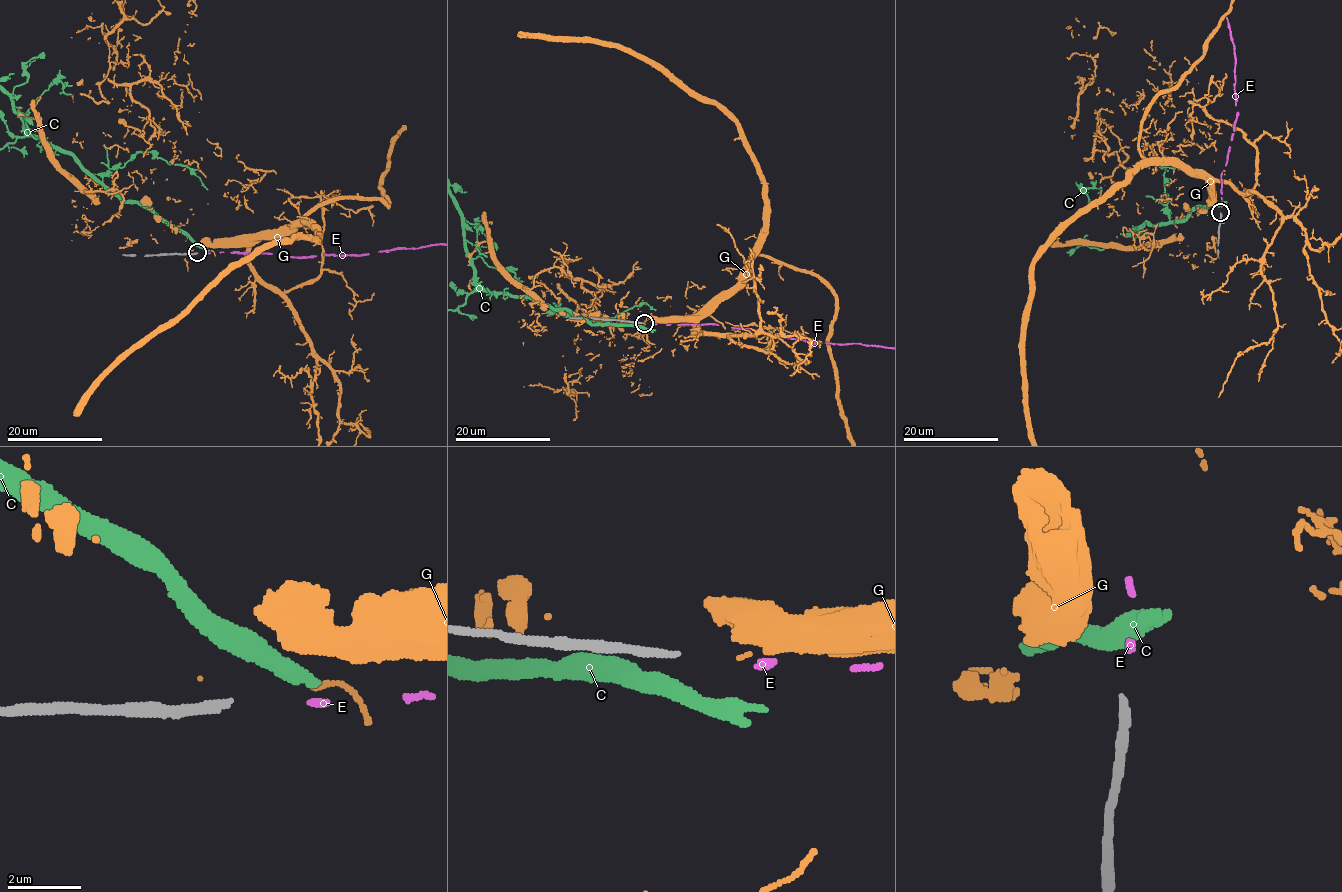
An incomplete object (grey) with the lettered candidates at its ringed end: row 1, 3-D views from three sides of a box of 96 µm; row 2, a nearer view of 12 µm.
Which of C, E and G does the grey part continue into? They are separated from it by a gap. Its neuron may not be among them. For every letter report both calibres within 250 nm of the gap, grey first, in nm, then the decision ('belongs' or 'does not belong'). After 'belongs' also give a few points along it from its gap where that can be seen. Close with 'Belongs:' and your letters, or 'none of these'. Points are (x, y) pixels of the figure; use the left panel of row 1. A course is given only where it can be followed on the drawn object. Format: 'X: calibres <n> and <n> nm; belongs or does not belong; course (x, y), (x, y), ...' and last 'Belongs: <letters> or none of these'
C: calibres 200 and 460 nm; does not belong
E: calibres 200 and 140 nm; belongs
G: calibres 200 and 600 nm; does not belong
Belongs: E

